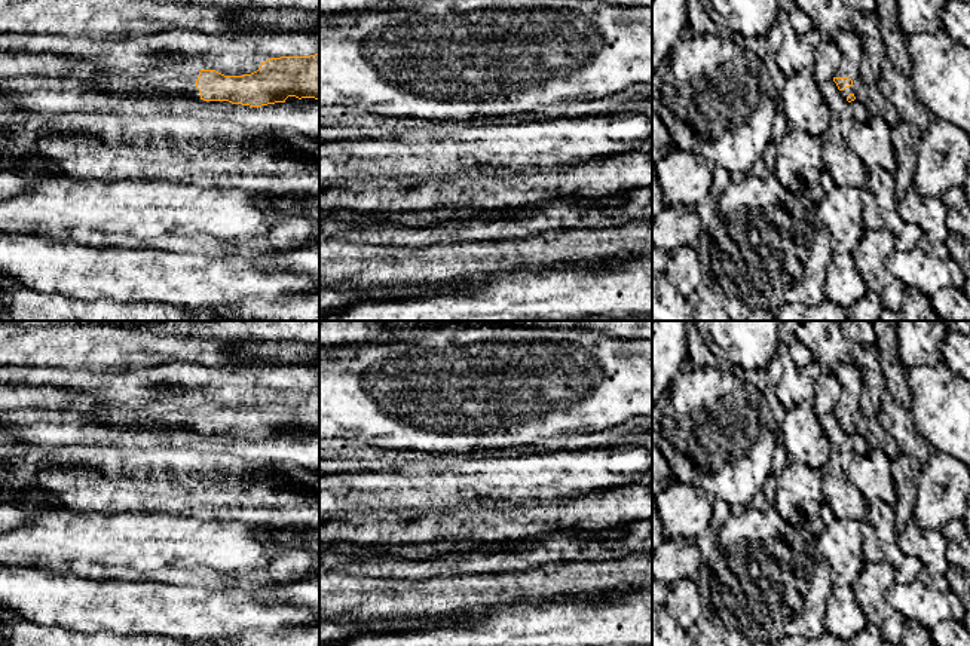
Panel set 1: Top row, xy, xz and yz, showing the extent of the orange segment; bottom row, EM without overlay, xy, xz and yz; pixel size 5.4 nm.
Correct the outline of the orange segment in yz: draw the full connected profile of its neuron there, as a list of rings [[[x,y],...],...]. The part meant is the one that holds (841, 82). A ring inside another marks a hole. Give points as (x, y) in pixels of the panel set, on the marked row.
[[[854,30],[841,31],[835,37],[835,43],[842,53],[844,64],[838,68],[833,82],[841,91],[841,95],[851,102],[856,99],[853,82],[859,79],[859,71],[865,59],[863,45]]]

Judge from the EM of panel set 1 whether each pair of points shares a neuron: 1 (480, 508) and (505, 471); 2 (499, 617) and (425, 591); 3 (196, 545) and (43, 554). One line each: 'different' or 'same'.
1: different
2: different
3: same

